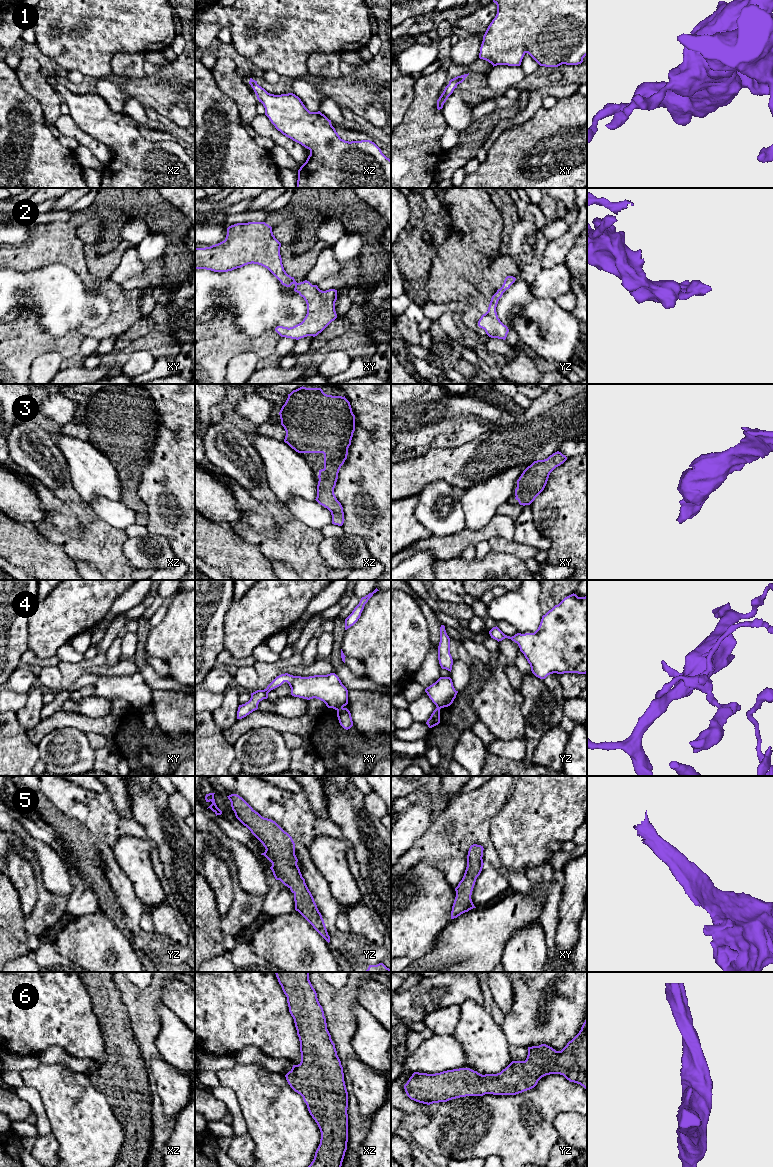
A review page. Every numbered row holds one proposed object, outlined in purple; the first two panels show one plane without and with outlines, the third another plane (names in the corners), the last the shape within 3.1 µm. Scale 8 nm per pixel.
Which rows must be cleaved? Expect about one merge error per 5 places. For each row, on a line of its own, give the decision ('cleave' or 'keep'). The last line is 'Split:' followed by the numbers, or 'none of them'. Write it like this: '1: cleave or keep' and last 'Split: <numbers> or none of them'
1: keep
2: keep
3: keep
4: cleave
5: keep
6: keep
Split: 4

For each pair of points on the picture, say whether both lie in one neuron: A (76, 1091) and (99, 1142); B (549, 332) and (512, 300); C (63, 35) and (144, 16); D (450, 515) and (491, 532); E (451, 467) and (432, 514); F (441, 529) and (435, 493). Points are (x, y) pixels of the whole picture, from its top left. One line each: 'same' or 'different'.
A: same
B: same
C: same
D: different
E: different
F: same

